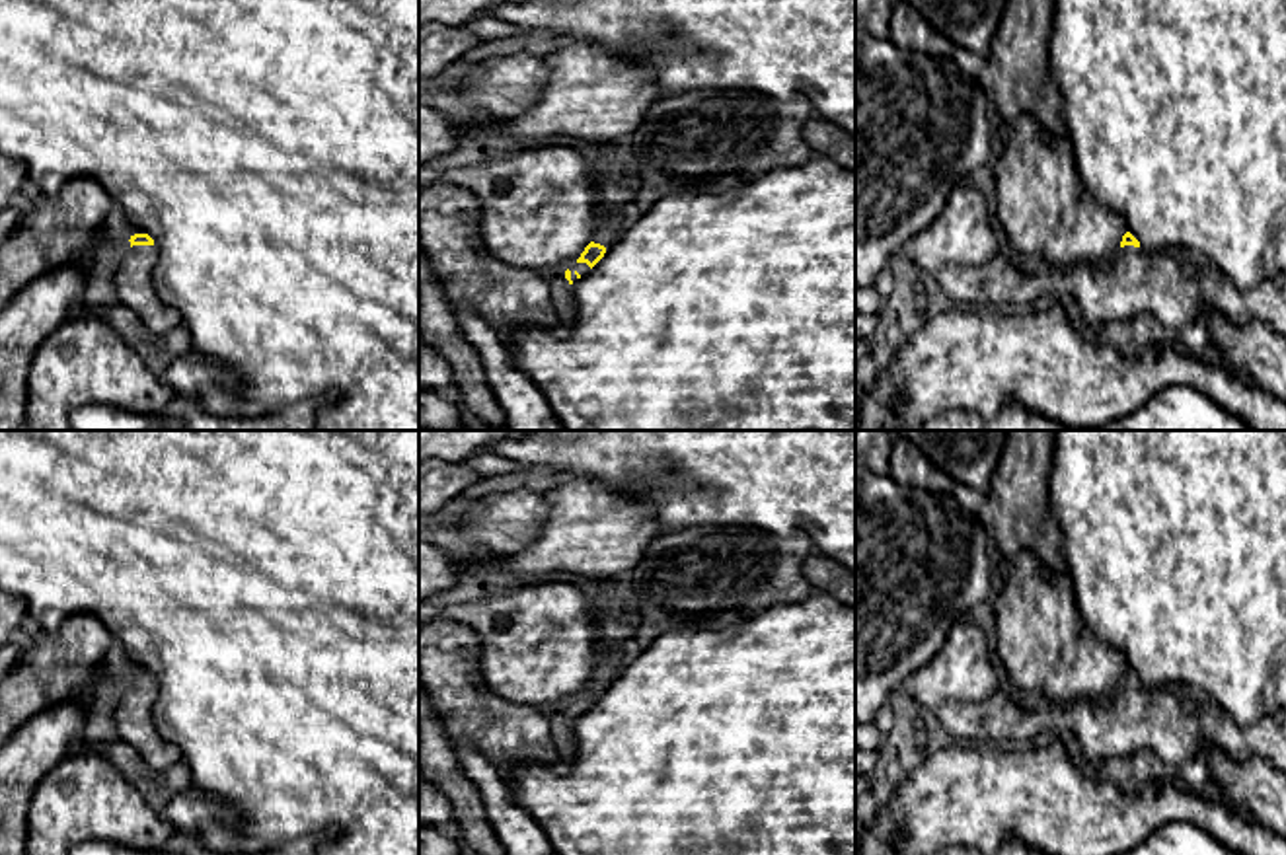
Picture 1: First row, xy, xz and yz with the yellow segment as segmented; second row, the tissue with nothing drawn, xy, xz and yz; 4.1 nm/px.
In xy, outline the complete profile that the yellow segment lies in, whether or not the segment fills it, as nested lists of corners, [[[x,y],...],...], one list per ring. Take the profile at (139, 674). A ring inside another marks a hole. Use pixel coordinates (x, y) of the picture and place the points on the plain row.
[[[148,670],[131,672],[131,686],[115,711],[117,738],[131,744],[150,769],[168,769],[183,760],[181,752],[160,736],[154,725],[158,688]]]

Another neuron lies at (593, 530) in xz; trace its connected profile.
[[[571,479],[544,495],[548,516],[542,532],[520,551],[483,561],[464,557],[466,573],[477,575],[495,567],[511,575],[548,575],[551,571],[579,573],[586,578],[604,580],[627,576],[647,555],[649,545],[662,534],[649,501],[633,493],[612,491],[590,479]]]

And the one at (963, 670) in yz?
[[[970,615],[955,623],[941,651],[908,676],[902,689],[929,711],[937,711],[947,701],[980,703],[998,691],[998,668],[984,631]]]

